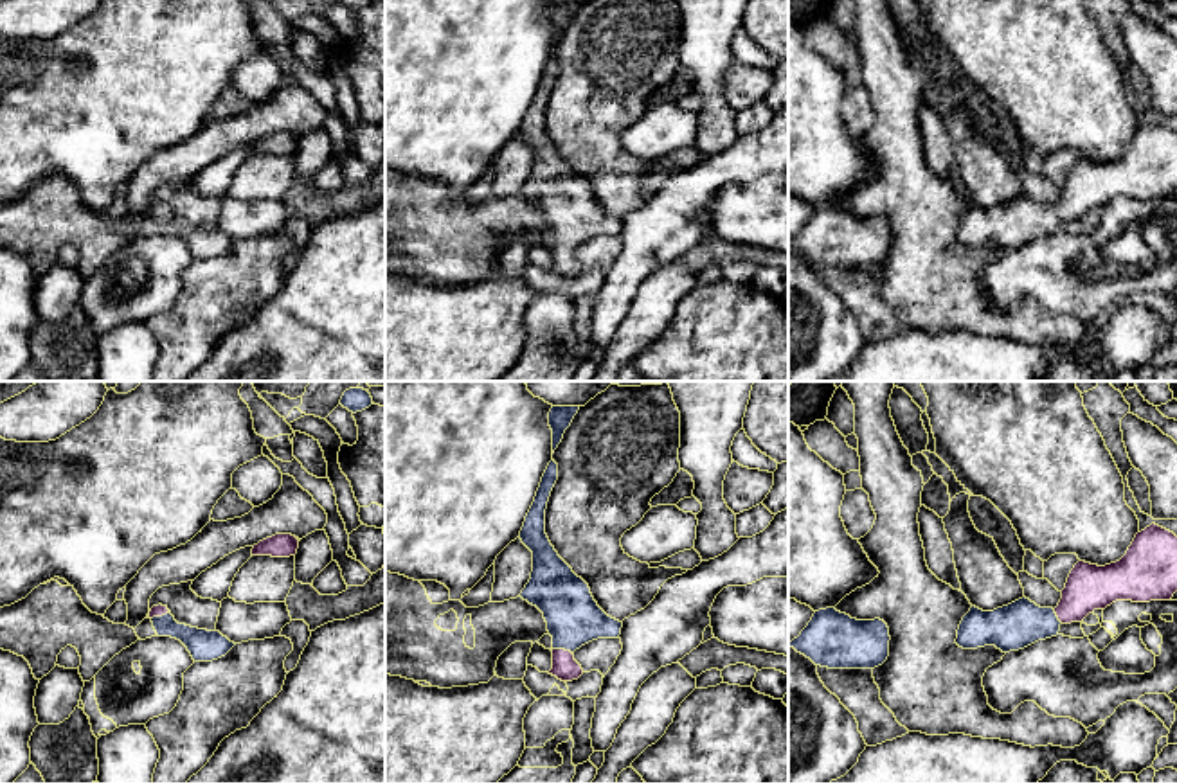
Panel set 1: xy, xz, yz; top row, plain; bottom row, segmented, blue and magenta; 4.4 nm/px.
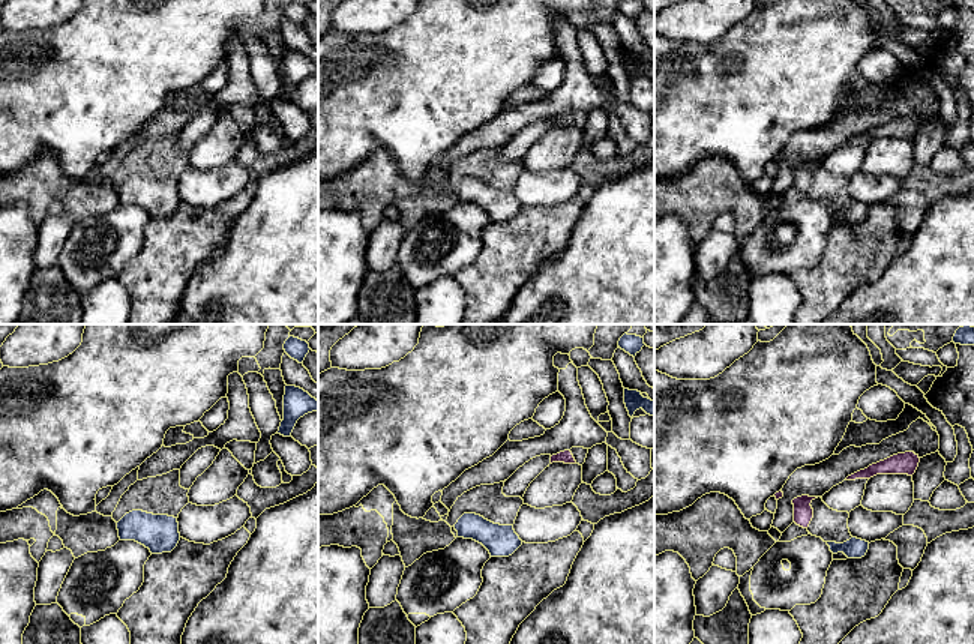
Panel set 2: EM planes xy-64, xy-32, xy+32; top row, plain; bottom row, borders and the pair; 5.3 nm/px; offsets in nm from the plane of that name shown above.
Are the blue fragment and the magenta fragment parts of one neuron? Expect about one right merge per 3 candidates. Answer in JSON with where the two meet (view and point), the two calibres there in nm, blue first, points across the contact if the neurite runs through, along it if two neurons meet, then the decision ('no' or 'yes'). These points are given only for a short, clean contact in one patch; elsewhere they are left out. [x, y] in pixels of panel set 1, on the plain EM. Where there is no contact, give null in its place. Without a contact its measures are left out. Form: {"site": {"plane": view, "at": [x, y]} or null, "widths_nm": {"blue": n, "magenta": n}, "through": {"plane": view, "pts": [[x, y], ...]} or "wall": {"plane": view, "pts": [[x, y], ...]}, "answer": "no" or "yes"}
{"site": {"plane": "xz", "at": [562, 245]}, "widths_nm": {"blue": 240, "magenta": 110}, "through": {"plane": "xz", "pts": [[573, 214], [562, 245], [566, 265]]}, "answer": "yes"}

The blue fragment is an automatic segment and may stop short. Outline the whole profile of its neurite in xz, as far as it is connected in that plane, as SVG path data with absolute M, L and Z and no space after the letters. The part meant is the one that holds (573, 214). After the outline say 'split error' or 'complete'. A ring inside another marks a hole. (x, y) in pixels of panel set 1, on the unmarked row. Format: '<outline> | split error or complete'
M551 58L520 128L522 140L533 149L531 176L520 194L544 210L553 234L549 272L572 279L583 272L572 250L597 236L617 236L623 219L597 203L588 182L558 153L545 131L545 106L556 77L558 61Z | split error

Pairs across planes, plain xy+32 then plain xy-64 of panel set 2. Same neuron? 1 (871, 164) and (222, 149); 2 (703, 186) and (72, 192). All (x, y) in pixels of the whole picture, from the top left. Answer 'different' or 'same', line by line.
1: same
2: same

